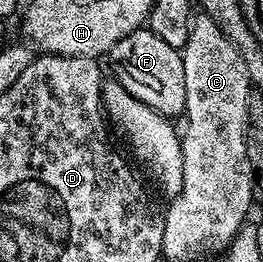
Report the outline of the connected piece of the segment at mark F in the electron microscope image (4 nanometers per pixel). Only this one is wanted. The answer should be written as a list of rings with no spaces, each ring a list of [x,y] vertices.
[[[147,28],[135,30],[122,40],[118,40],[118,44],[114,44],[114,48],[108,51],[106,58],[107,61],[112,61],[112,70],[116,73],[113,74],[115,81],[120,82],[122,88],[126,88],[126,92],[130,92],[130,96],[134,96],[134,100],[142,100],[142,104],[150,104],[150,108],[154,108],[159,114],[165,114],[170,119],[183,115],[186,104],[184,55],[181,51],[170,48],[170,44],[166,44],[166,40],[162,40],[162,36],[158,36]]]

